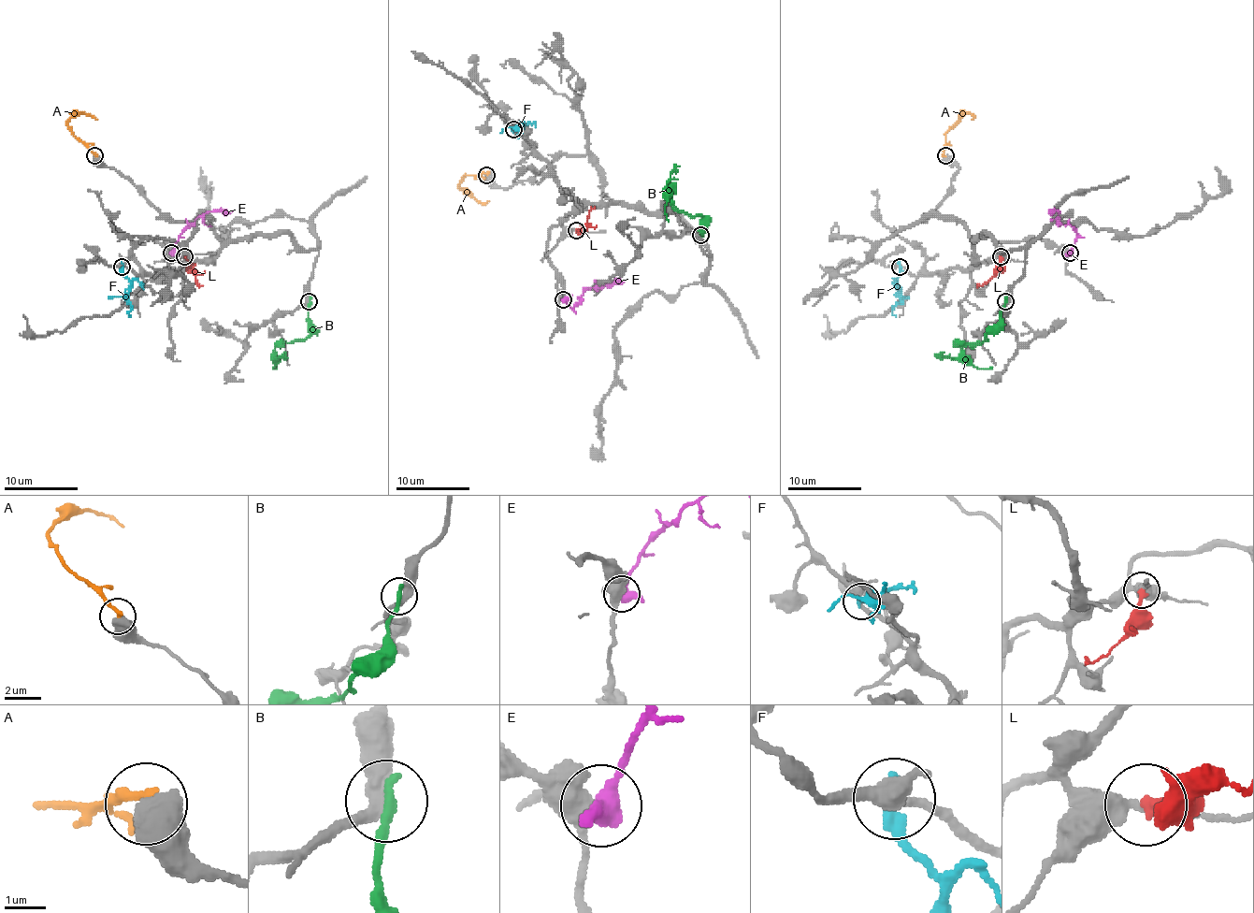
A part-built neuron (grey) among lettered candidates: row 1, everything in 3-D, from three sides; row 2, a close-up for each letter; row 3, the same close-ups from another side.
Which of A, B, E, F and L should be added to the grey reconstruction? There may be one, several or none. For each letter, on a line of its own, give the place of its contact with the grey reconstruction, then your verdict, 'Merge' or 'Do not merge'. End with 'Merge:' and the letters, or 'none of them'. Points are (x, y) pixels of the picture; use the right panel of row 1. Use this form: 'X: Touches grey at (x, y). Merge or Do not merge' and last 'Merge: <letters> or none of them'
A: Touches grey at (945, 155). Do not merge
B: Touches grey at (1005, 301). Do not merge
E: Touches grey at (1070, 253). Do not merge
F: Touches grey at (900, 267). Do not merge
L: Touches grey at (1001, 256). Do not merge
Merge: none of them

